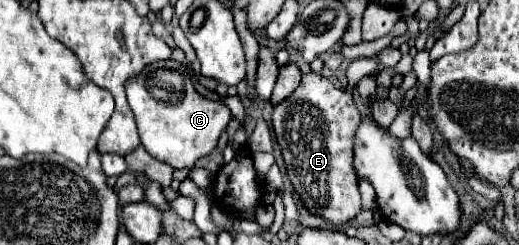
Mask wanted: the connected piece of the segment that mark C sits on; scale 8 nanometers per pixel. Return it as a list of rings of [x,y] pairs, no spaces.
[[[175,61],[145,65],[139,75],[127,79],[125,93],[147,153],[177,169],[191,169],[199,157],[209,155],[231,119],[231,111],[223,103],[203,97]]]

